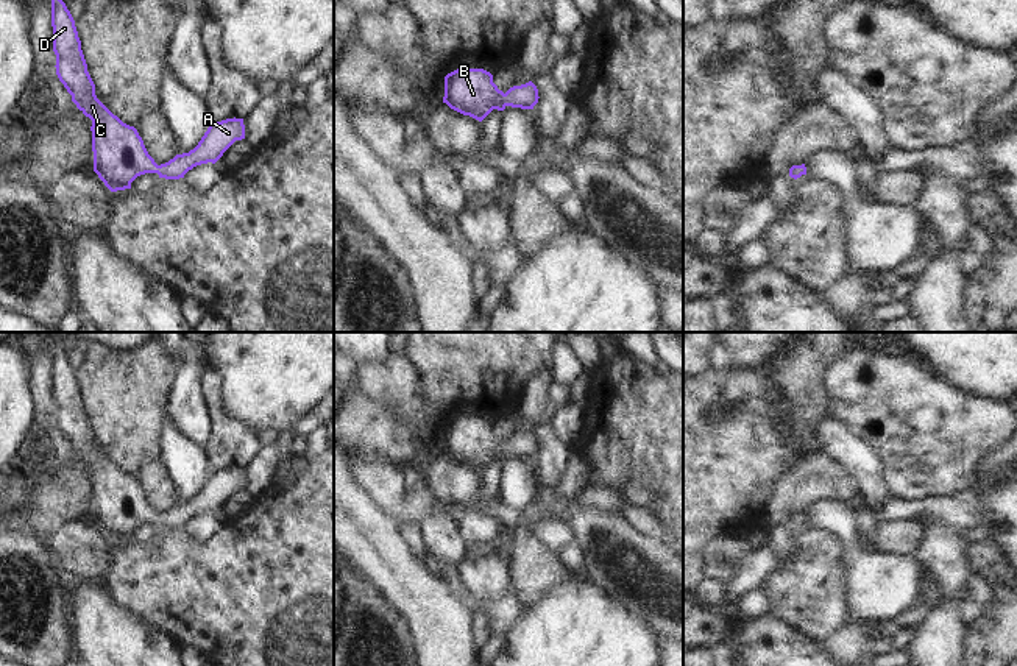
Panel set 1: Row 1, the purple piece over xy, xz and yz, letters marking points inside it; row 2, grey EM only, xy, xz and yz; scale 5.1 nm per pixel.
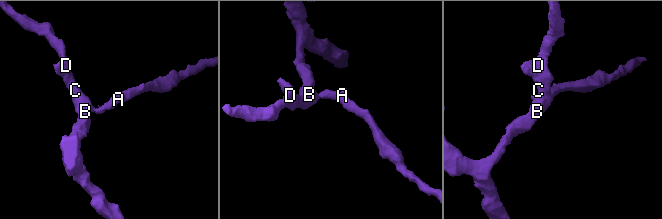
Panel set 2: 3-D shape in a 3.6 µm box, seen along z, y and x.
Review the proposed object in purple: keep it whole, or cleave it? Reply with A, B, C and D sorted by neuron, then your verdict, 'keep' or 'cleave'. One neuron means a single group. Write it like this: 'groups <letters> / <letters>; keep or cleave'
groups A B C D; keep

